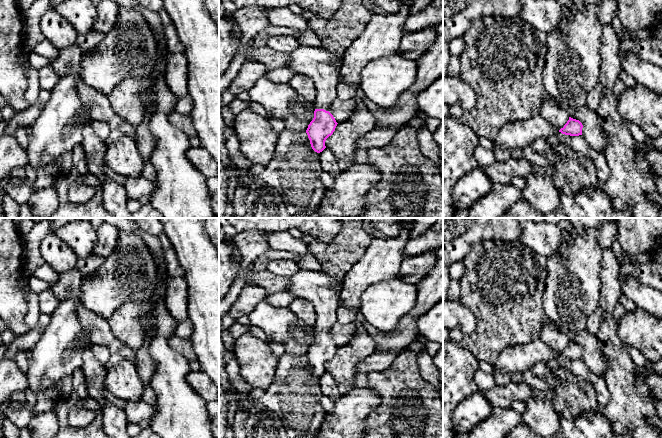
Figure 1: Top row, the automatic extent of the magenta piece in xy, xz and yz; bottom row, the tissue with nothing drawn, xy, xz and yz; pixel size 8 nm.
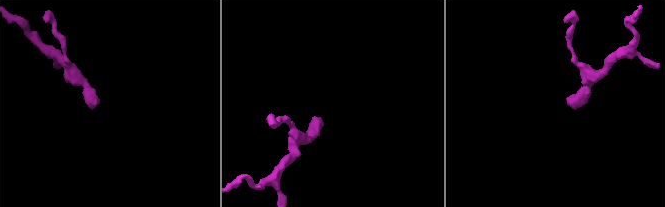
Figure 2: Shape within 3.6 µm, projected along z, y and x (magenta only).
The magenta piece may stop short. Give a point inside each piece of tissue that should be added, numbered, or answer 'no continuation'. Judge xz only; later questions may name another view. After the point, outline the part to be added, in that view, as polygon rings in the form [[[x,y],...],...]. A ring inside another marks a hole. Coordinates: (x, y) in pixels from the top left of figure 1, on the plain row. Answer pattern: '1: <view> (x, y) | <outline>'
1: xz (322, 291) | [[[299,269],[288,278],[288,291],[296,298],[310,301],[317,313],[316,333],[329,334],[337,322],[337,310],[341,305],[342,280],[329,277],[324,272]]]

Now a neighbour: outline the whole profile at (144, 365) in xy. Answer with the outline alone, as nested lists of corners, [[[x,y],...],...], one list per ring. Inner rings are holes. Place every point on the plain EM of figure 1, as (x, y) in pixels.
[[[147,344],[135,351],[136,353],[136,370],[140,379],[144,382],[145,385],[148,385],[153,373],[154,362],[151,360]]]

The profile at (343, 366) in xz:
[[[356,322],[356,331],[349,344],[338,347],[335,355],[325,365],[326,372],[337,381],[340,395],[345,395],[354,387],[354,377],[359,373],[358,365],[371,356],[376,349],[373,338]]]

